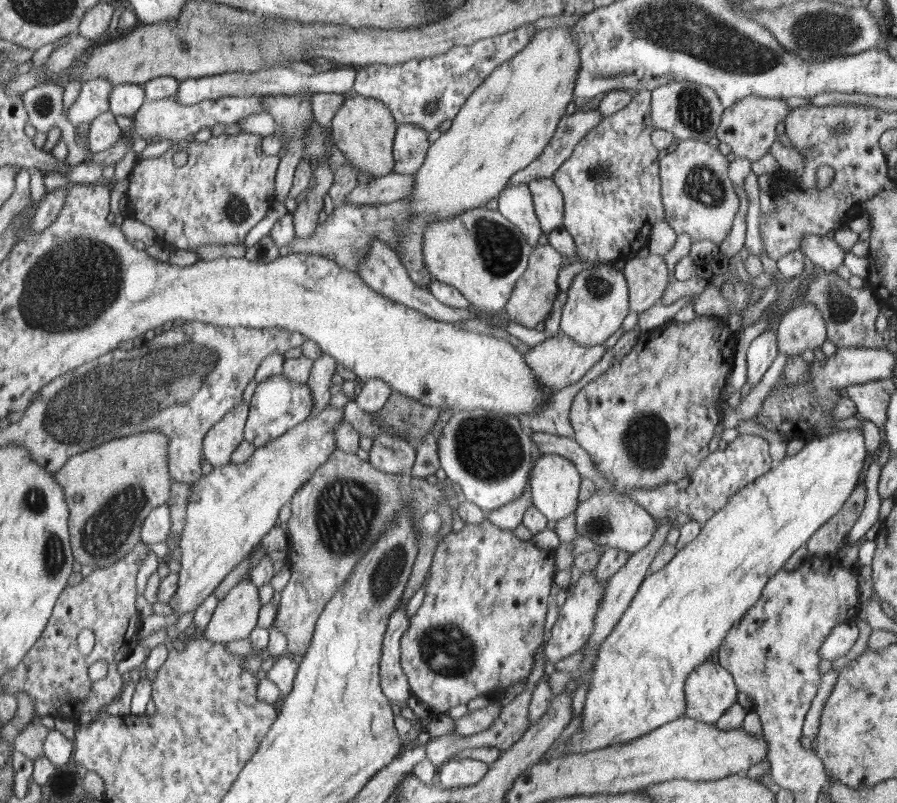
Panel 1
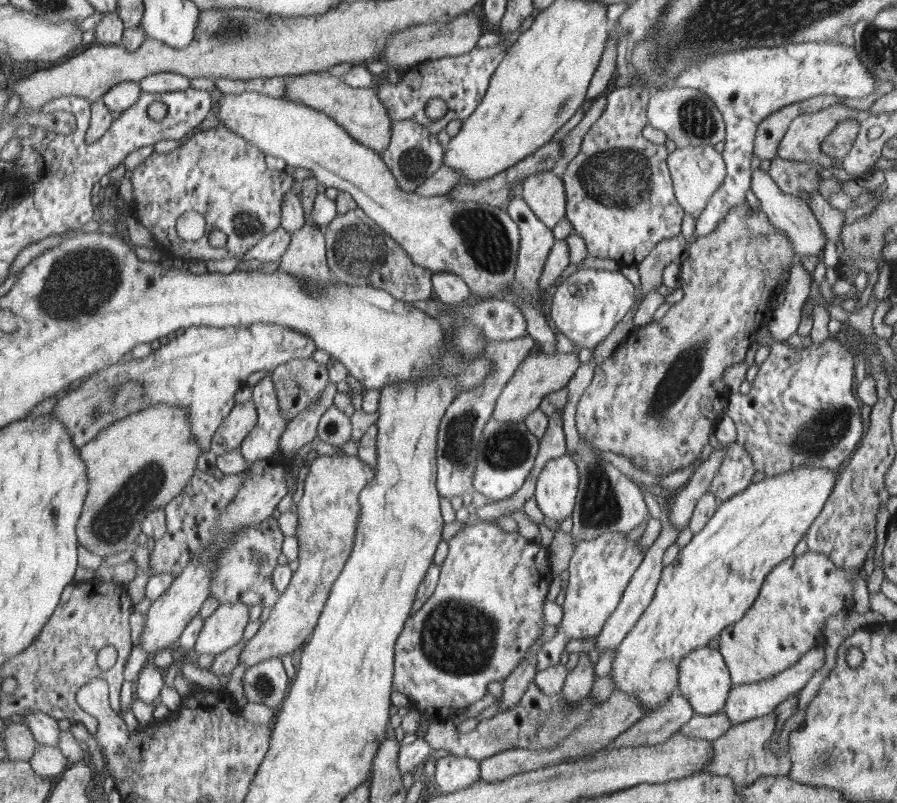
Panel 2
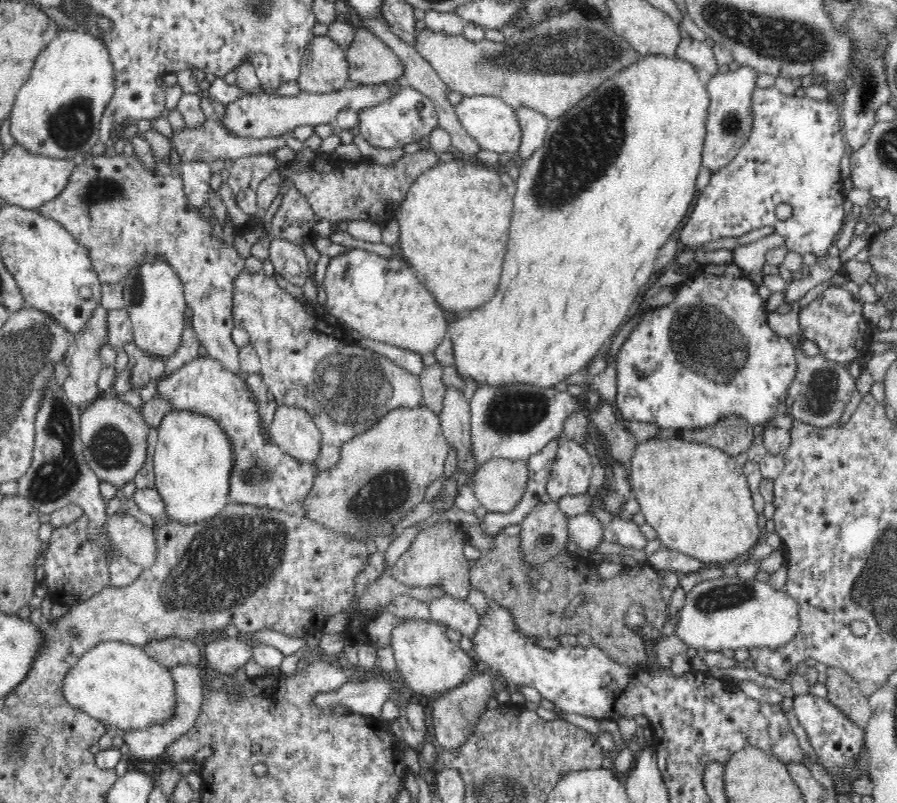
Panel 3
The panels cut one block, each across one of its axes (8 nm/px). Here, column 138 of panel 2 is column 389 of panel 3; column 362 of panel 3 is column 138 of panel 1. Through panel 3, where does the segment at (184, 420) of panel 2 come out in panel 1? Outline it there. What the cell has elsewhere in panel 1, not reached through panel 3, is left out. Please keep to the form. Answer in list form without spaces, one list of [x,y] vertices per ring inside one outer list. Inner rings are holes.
[[[150,431],[106,441],[105,445],[98,446],[97,449],[92,447],[85,450],[84,453],[70,457],[63,467],[55,473],[55,478],[65,490],[65,499],[69,503],[69,533],[72,535],[72,549],[78,562],[82,565],[96,564],[98,569],[109,567],[116,564],[122,557],[125,557],[126,554],[136,548],[137,544],[141,542],[141,526],[144,524],[145,519],[149,517],[151,512],[158,509],[158,506],[166,505],[172,496],[172,484],[174,480],[169,473],[169,438],[163,432]]]

